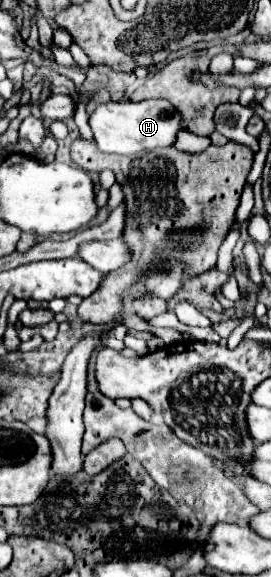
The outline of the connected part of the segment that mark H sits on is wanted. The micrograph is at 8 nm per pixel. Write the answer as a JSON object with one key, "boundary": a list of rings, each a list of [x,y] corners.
{"boundary":[[[167,100],[145,102],[105,102],[99,104],[89,116],[93,138],[101,152],[133,156],[143,150],[167,148],[175,142],[179,128],[179,112]]]}

